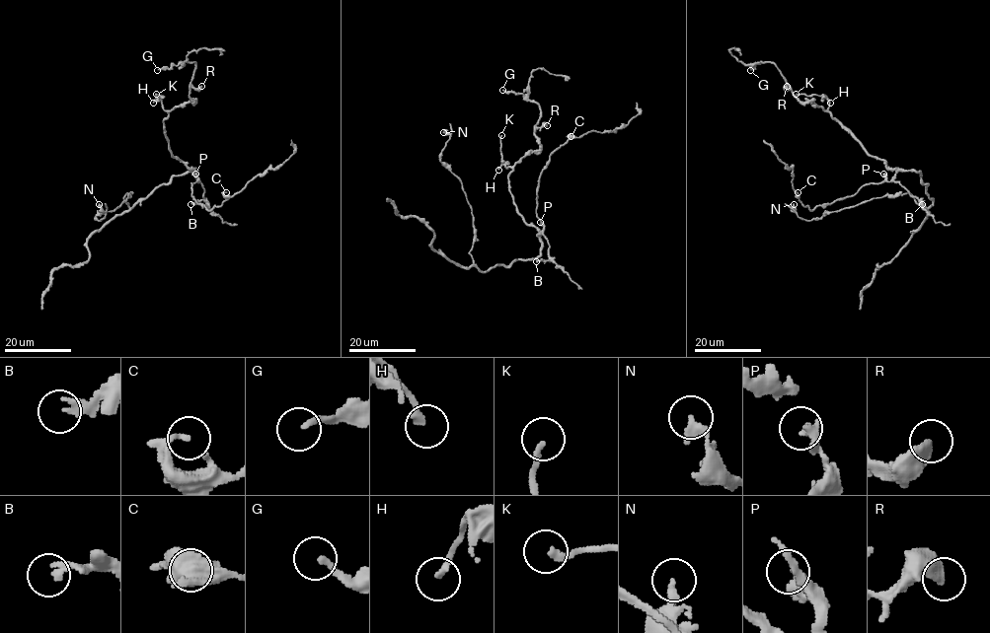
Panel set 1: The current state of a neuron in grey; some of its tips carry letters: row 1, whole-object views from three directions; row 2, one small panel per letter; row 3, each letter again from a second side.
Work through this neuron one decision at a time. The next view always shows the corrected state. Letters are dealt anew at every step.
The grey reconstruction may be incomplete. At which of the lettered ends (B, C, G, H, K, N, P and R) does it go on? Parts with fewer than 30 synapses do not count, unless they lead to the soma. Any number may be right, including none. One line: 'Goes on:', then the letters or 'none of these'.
Goes on: G, H

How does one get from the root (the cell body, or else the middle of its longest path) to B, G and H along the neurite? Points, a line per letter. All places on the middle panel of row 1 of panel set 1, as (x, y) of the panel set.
B: (538, 231), (537, 235), (543, 233), (549, 245), (549, 258), (536, 261)
G: (538, 231), (518, 212), (508, 175), (522, 158), (539, 149), (534, 133), (539, 105), (522, 94), (502, 90)
H: (538, 231), (525, 221), (514, 203), (508, 177), (513, 170), (502, 164), (498, 170)

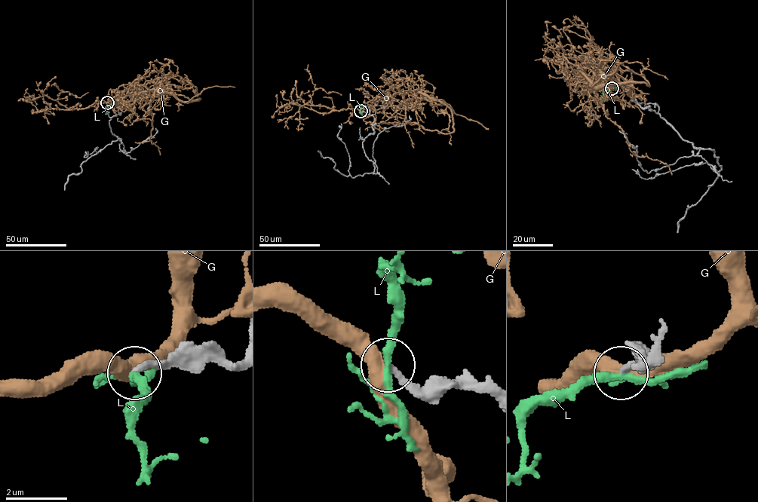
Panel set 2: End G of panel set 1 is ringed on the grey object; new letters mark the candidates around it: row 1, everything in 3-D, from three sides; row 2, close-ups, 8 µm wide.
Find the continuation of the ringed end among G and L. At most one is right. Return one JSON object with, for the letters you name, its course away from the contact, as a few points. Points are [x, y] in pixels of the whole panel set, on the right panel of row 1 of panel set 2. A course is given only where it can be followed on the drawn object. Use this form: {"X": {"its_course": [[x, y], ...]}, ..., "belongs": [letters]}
{"belongs": []}

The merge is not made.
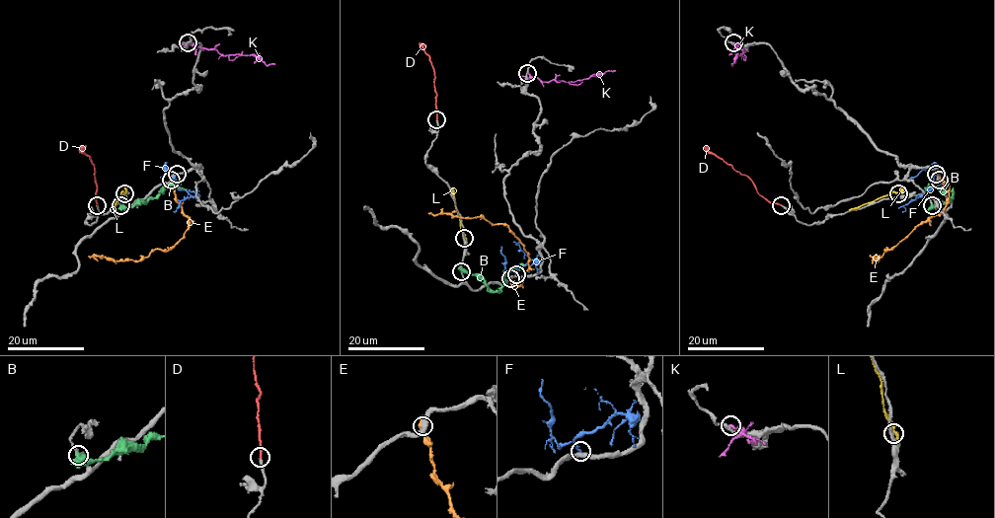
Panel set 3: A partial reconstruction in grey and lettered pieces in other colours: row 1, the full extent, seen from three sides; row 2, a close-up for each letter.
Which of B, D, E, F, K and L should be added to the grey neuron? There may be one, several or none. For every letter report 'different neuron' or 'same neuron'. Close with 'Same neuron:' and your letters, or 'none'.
B: different neuron
D: same neuron
E: different neuron
F: different neuron
K: different neuron
L: different neuron
Same neuron: D

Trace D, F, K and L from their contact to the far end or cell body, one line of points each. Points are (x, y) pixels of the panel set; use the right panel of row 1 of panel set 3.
D: (781, 204), (762, 197), (745, 175), (703, 147)
F: (936, 174), (928, 189), (905, 204), (903, 211)
K: (733, 42), (742, 48), (742, 55), (736, 55), (731, 63)
L: (899, 193), (883, 195), (849, 210)

